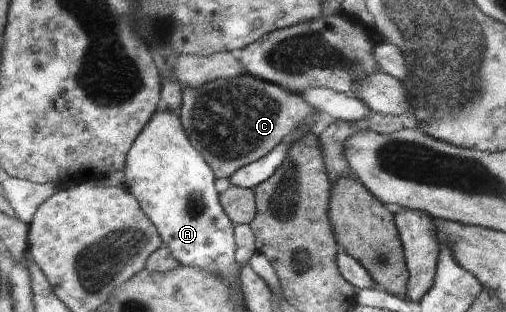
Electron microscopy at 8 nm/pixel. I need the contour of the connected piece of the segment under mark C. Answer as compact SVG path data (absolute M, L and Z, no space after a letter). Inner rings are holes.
M246 72L231 79L203 83L197 89L185 87L182 92L178 115L183 129L189 143L203 155L217 179L229 178L243 166L265 157L293 135L303 121L314 124L322 118L322 113L305 103L299 94L290 93L275 83L259 81Z

